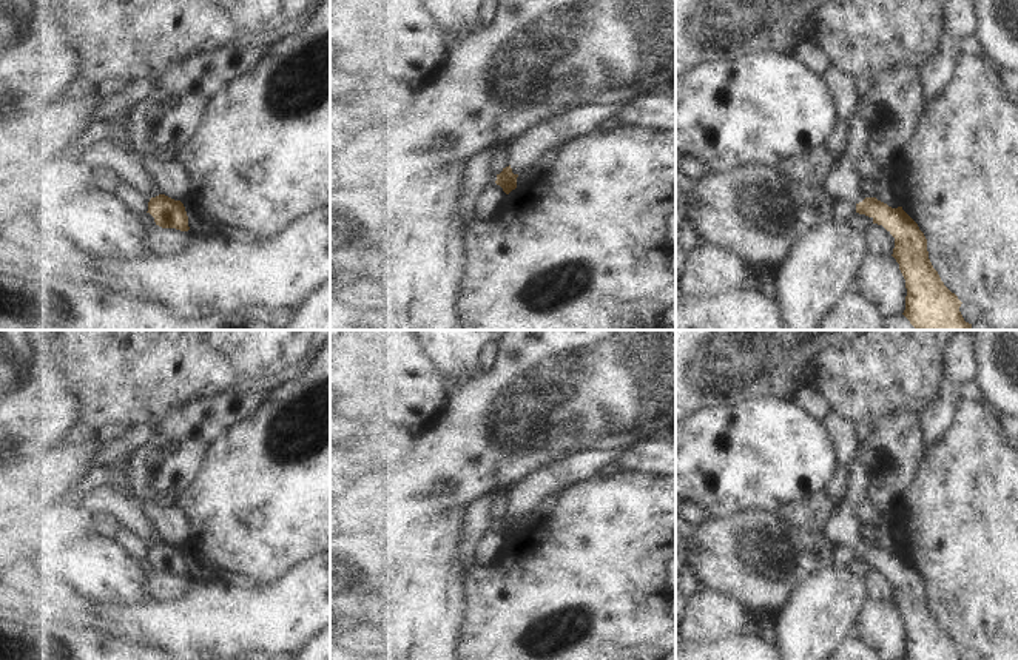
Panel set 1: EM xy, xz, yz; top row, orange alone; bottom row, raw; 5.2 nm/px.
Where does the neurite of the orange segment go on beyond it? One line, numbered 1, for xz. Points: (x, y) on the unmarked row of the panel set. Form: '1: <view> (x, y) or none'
1: xz (503, 505)

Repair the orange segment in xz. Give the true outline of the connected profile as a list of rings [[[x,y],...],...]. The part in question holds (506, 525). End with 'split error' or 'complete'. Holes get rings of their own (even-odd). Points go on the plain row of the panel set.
[[[504,484],[490,493],[498,498],[490,507],[490,515],[497,521],[495,529],[500,530],[506,540],[517,534],[518,523],[518,520],[514,520],[511,514],[511,495],[506,493],[509,489],[511,486]]]; split error

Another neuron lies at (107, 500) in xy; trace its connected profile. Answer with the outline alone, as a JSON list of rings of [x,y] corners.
[[[103,486],[91,493],[77,497],[77,504],[89,517],[114,515],[123,527],[137,534],[148,544],[162,540],[160,529],[137,506],[136,500],[111,486]]]

